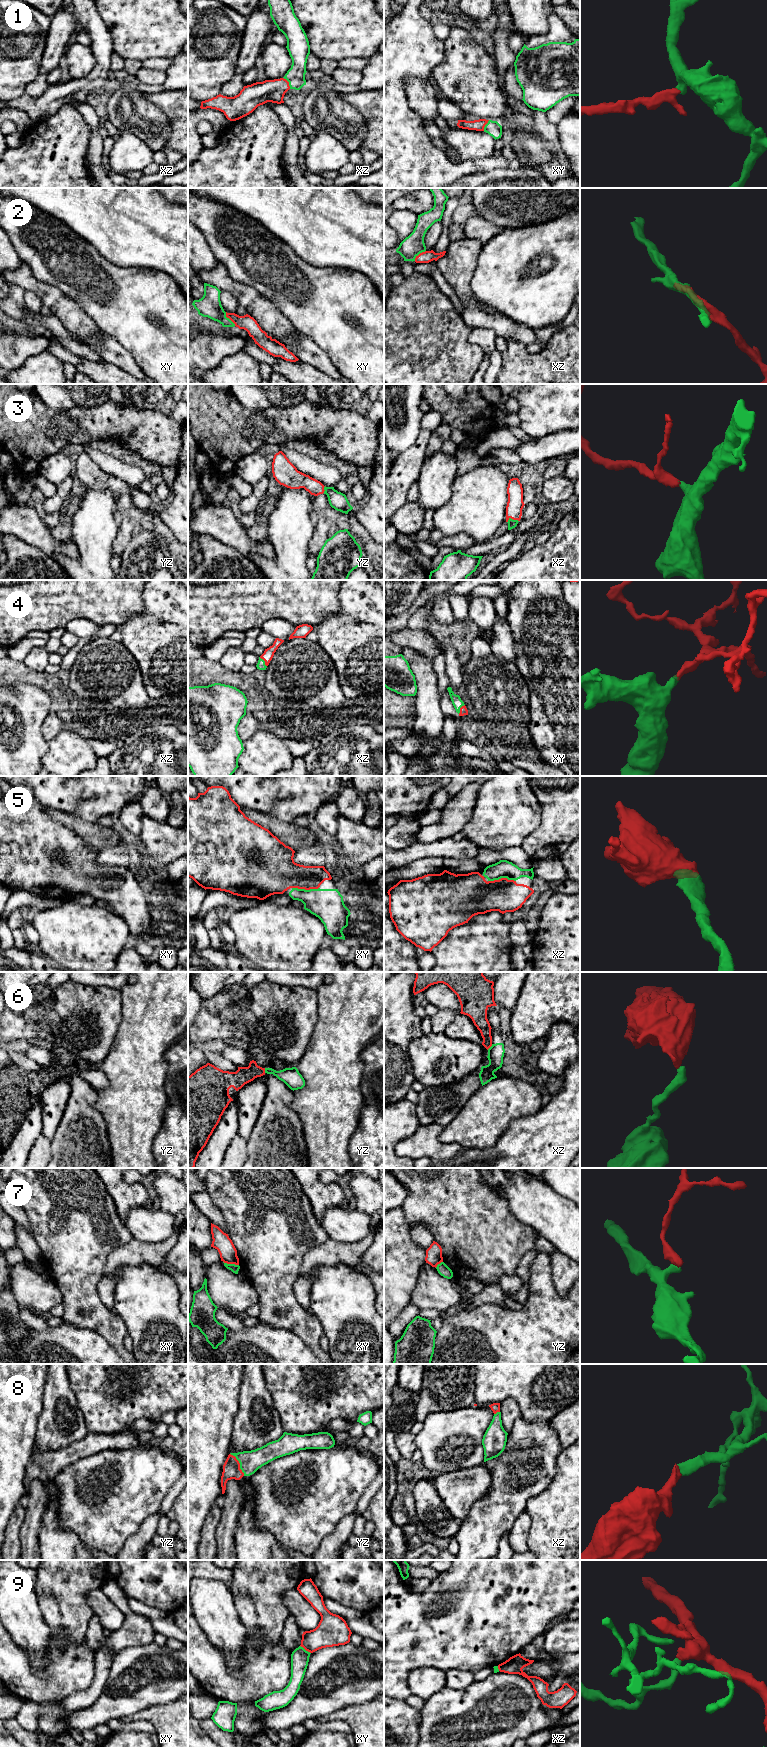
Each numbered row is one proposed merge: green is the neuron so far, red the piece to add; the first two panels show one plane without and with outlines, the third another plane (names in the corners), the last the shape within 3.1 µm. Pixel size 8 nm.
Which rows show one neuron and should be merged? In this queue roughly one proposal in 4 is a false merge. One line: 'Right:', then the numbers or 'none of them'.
Right: 1, 2, 3, 4, 5, 8

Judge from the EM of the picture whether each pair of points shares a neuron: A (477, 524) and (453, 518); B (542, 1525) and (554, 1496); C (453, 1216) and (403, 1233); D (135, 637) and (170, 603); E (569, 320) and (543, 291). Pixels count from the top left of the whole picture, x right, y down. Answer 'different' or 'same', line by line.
A: same
B: same
C: different
D: same
E: different

